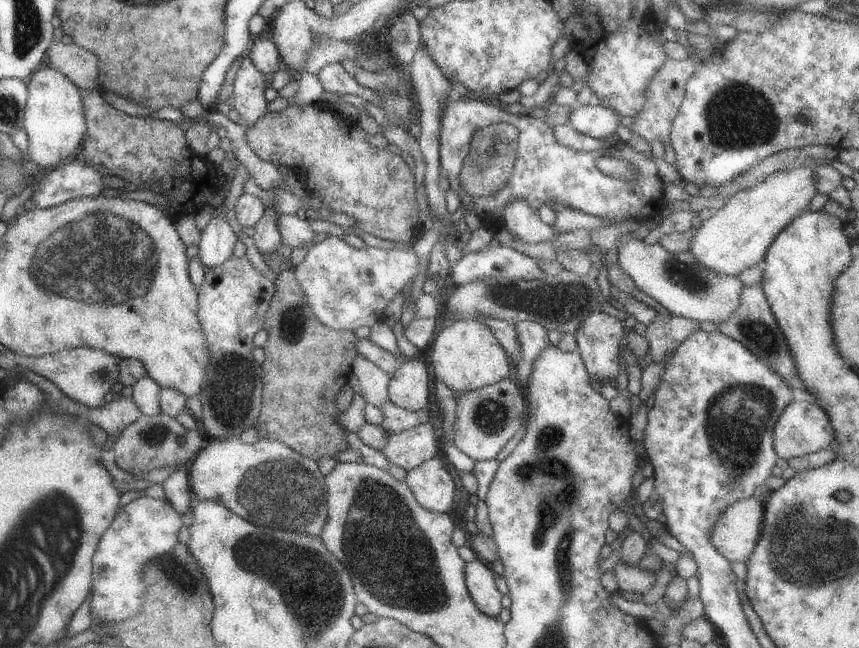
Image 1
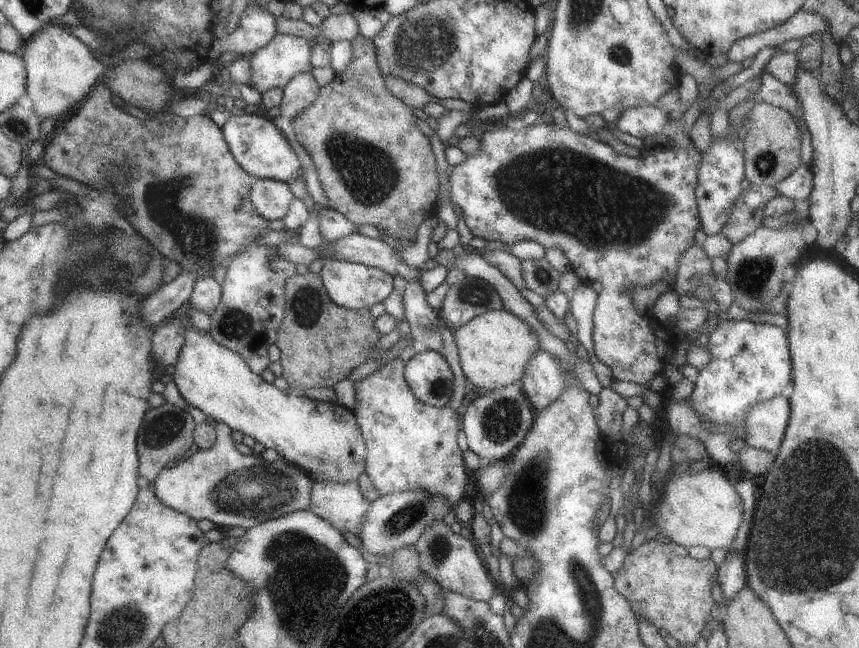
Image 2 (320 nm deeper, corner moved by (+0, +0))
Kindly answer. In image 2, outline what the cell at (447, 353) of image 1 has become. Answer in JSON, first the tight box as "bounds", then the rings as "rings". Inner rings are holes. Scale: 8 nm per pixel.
{"bounds":[451,309,537,391],"rings":[[[504,309],[487,310],[451,331],[467,387],[491,391],[517,382],[529,358],[537,351],[537,338],[531,328]]]}

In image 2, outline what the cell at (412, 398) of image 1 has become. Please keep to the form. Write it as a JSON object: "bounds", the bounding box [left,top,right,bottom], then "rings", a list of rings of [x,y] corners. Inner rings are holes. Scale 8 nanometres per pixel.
{"bounds":[402,351,453,407],"rings":[[[415,351],[412,358],[404,364],[402,378],[419,403],[433,407],[445,407],[449,402],[453,388],[453,374],[441,354],[433,351]]]}

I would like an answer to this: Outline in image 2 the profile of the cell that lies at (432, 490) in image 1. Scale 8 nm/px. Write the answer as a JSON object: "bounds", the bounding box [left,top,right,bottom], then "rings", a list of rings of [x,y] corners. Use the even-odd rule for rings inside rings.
{"bounds":[359,490,450,556],"rings":[[[401,490],[380,495],[372,503],[363,516],[359,526],[359,542],[361,548],[373,556],[387,556],[399,548],[414,544],[433,520],[442,520],[450,511],[443,496],[433,496],[425,490]]]}

